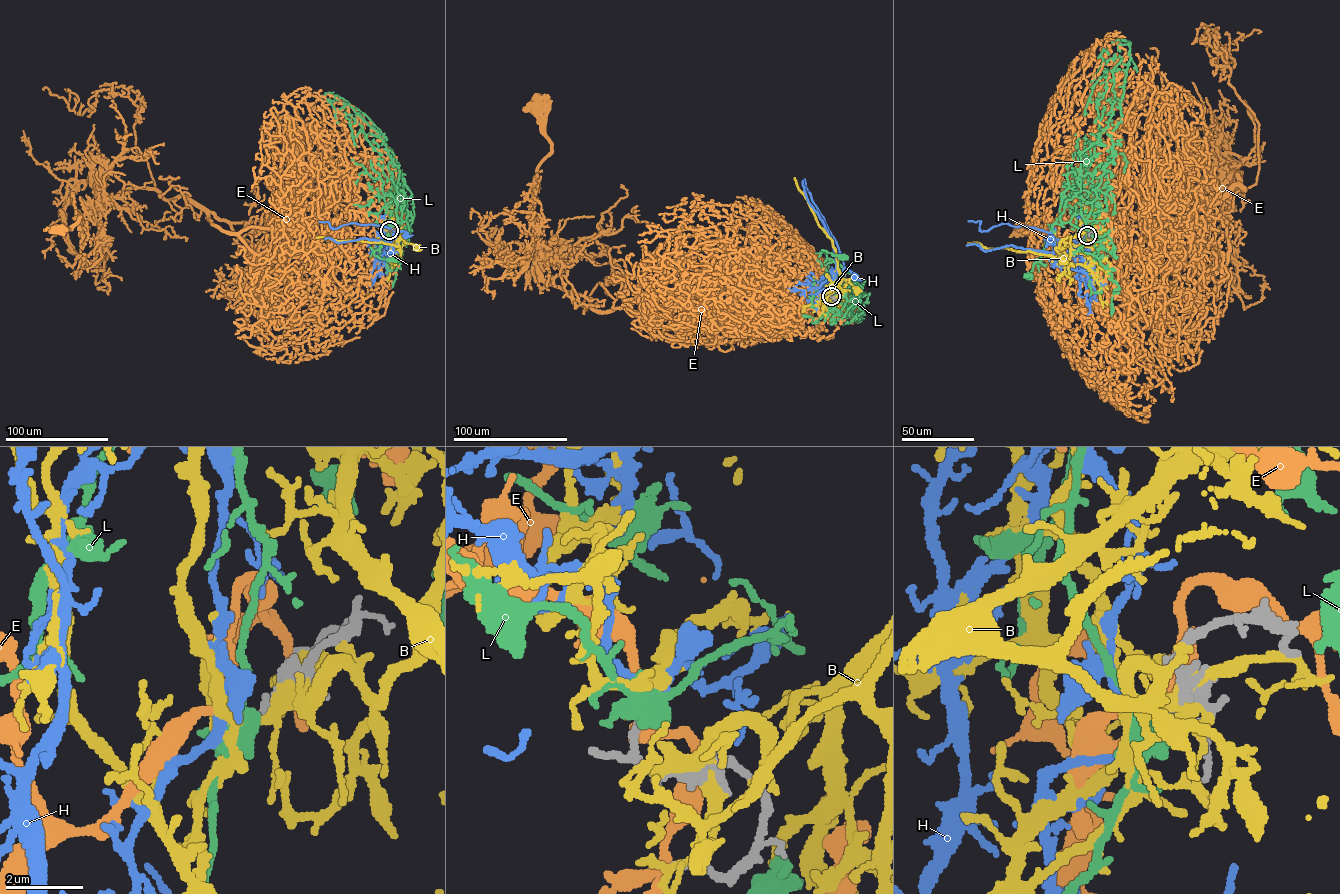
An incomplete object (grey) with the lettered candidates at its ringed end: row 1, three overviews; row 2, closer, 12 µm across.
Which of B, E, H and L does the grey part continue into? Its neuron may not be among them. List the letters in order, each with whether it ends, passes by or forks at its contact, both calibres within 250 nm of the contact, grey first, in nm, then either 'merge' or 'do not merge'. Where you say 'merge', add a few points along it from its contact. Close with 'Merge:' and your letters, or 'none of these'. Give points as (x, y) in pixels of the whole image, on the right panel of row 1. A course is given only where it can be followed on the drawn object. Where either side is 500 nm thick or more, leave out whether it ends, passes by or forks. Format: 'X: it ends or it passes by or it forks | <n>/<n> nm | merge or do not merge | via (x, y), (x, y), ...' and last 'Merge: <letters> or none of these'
B: it forks | 190/240 nm | do not merge
E: it passes by | 180/280 nm | do not merge
H: it passes by | 190/280 nm | merge | via (1087, 236), (1074, 252), (1059, 257), (1053, 253), (1053, 244), (1045, 240), (1052, 236), (1052, 241)
L: it forks | 200/480 nm | do not merge
Merge: H

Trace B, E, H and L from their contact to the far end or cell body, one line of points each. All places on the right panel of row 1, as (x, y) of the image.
B: (1087, 236), (1078, 245), (1055, 247), (1063, 261)
E: (1087, 235), (1064, 206), (1110, 210), (1082, 229), (1113, 234), (1193, 215), (1242, 172), (1202, 200), (1024, 227)
H: (1087, 236), (1074, 252), (1059, 257), (1053, 253), (1053, 244), (1045, 240), (1052, 236), (1052, 241)
L: (1088, 236), (1084, 213), (1062, 202), (1059, 218), (1045, 241), (1040, 260), (1028, 277)

